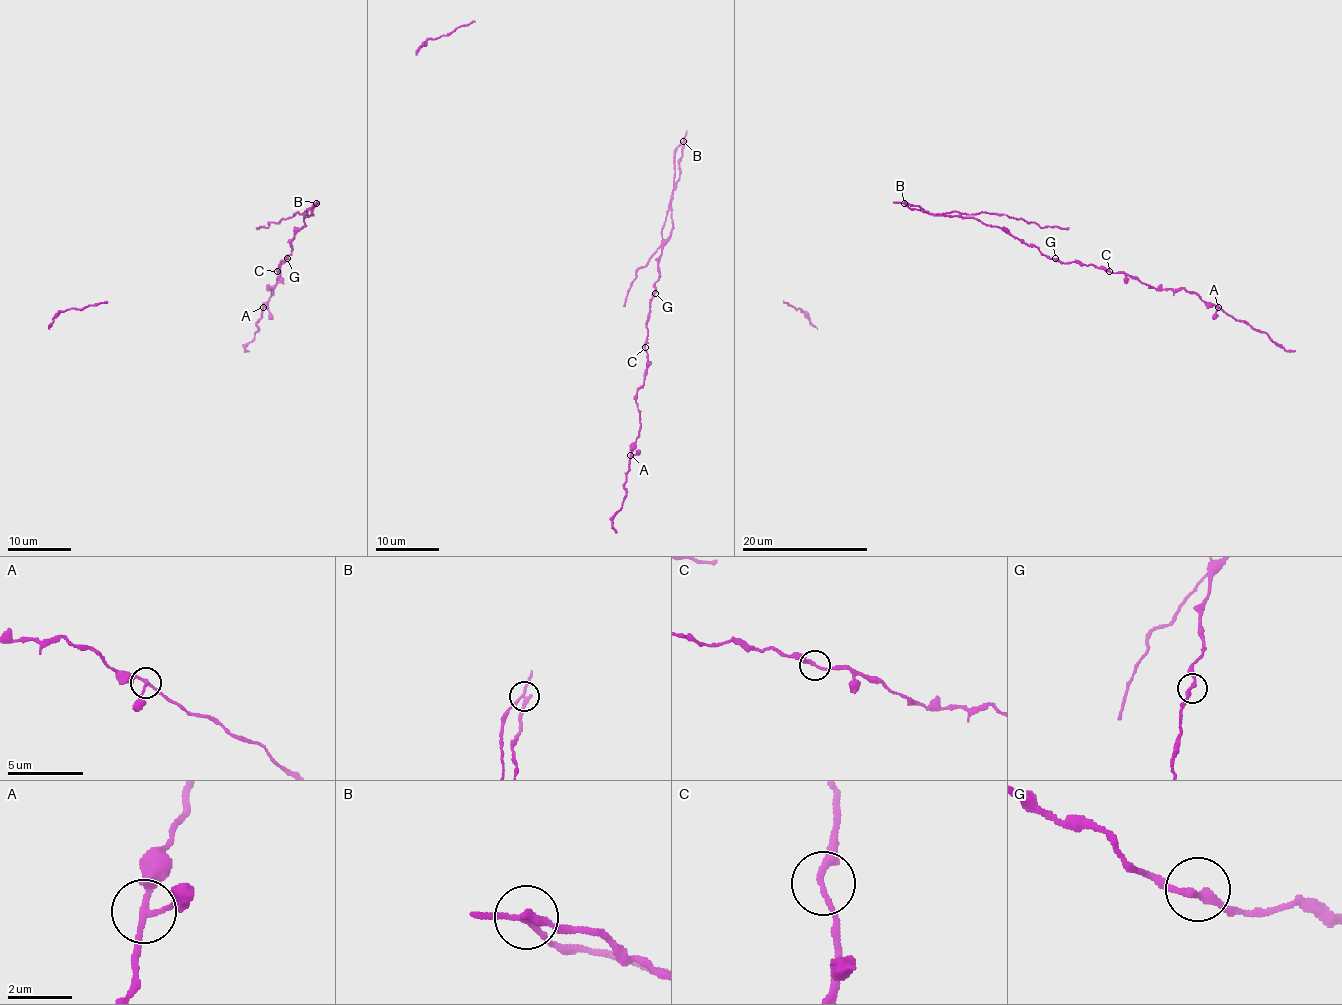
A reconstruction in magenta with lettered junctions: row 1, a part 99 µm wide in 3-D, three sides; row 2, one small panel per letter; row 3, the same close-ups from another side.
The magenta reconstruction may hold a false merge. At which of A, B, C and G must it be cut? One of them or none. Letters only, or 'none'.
B

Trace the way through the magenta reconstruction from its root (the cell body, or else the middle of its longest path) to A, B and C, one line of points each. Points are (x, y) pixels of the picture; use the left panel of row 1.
A: (303, 217), (304, 225), (292, 239), (292, 252), (279, 265), (279, 277), (268, 288), (273, 292), (263, 307)
B: (303, 217), (312, 214), (315, 203)
C: (303, 217), (304, 225), (292, 239), (292, 252), (279, 265), (278, 271)

